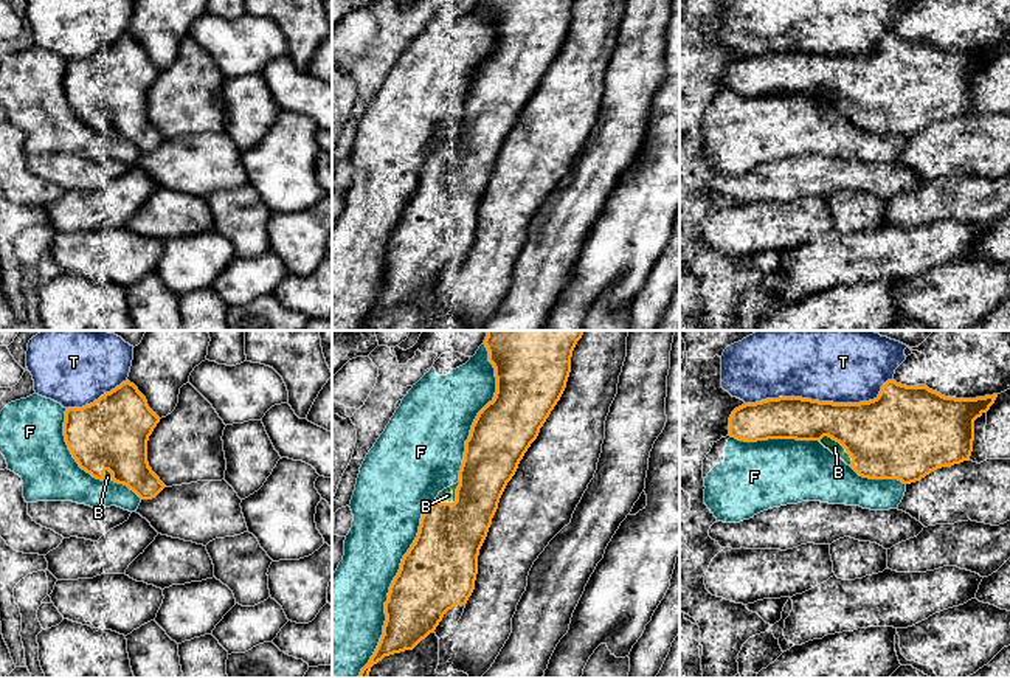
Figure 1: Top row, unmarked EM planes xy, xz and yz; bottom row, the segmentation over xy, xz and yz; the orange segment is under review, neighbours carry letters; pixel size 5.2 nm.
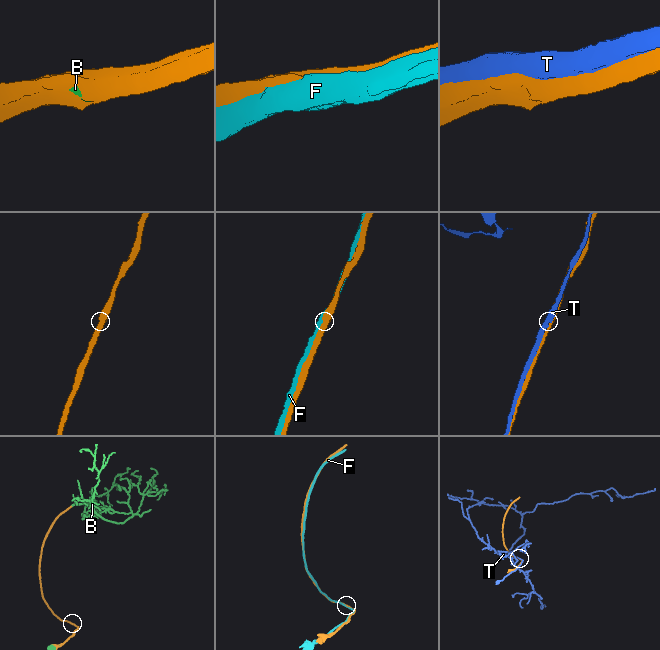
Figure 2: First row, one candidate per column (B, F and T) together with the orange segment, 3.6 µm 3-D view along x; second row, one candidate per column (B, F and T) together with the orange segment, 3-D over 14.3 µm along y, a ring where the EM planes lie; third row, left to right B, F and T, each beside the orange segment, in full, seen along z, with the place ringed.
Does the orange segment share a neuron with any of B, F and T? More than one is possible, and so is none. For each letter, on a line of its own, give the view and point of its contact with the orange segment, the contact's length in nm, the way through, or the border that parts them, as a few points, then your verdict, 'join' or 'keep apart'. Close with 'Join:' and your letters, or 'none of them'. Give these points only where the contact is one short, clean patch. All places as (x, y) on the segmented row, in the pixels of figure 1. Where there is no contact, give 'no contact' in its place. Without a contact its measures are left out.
B: meets orange in yz at (840, 442); contact 220 nm long; join
F: meets orange in xz at (390, 588); contact 1000 nm long; keep apart
T: meets orange in yz at (821, 402); contact 800 nm long; keep apart
Join: B

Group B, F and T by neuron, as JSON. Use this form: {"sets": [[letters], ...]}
{"sets": [["B"], ["F"], ["T"]]}

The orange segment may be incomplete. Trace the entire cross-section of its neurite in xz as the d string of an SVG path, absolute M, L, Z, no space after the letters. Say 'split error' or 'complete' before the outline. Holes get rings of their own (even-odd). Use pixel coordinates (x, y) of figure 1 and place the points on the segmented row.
split error; M487 330L484 344L495 368L496 393L476 416L465 441L459 481L422 512L417 537L403 555L388 600L380 642L358 678L385 656L413 650L436 630L444 614L465 605L475 590L479 549L507 483L560 400L571 372L571 357L585 330Z

